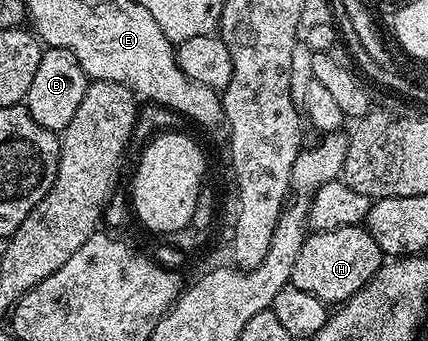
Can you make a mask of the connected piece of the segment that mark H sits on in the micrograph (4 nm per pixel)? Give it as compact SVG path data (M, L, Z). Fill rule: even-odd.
M363 226L343 227L329 231L312 231L298 249L298 257L294 261L291 286L303 289L306 293L318 297L326 305L343 305L350 297L354 297L379 272L386 262L386 256L381 251L378 241Z

